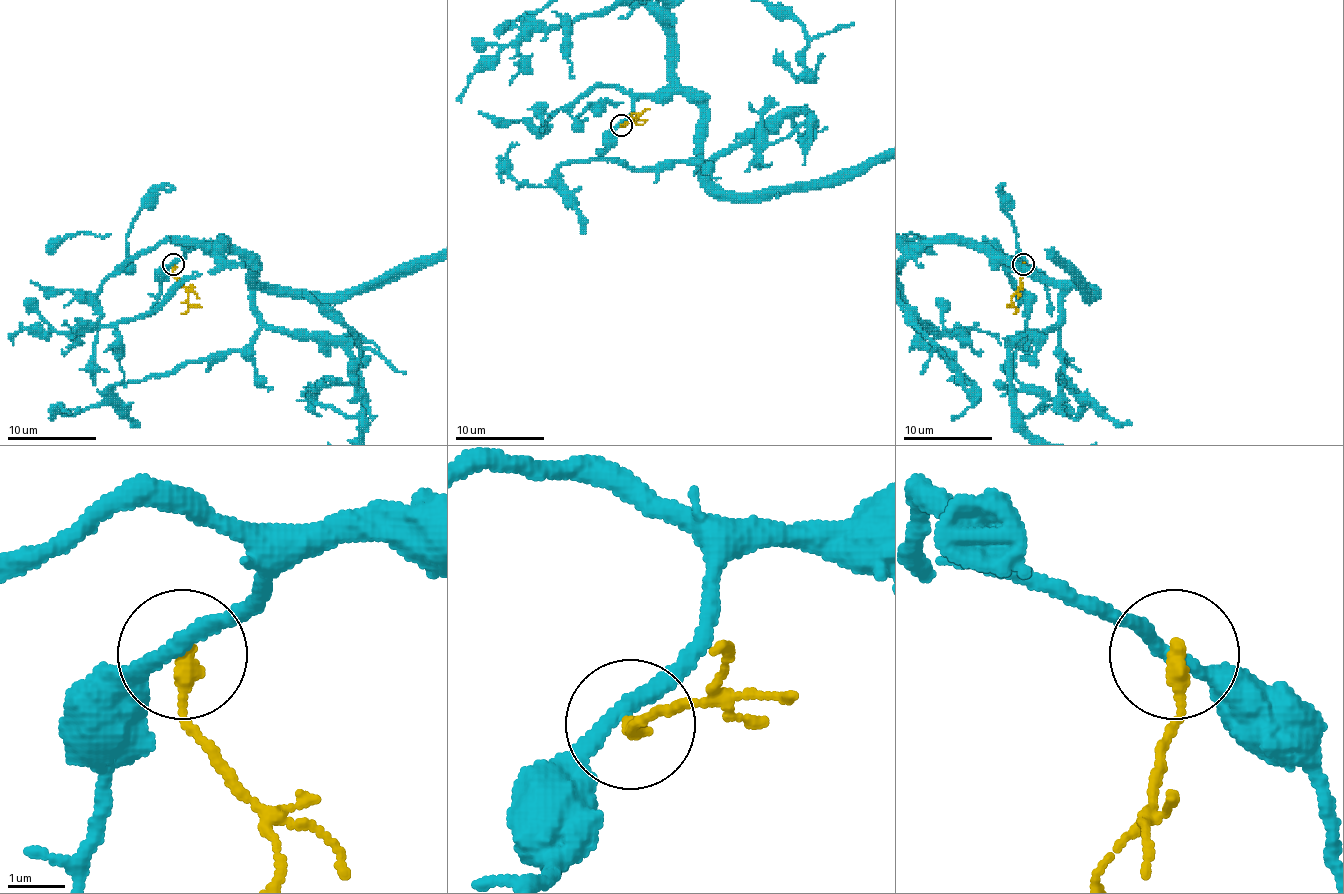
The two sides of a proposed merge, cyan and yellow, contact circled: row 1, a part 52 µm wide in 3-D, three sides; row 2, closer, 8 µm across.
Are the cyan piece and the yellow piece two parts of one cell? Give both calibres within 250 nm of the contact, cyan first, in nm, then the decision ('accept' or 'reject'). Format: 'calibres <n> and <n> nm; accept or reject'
calibres 280 and 300 nm; reject

